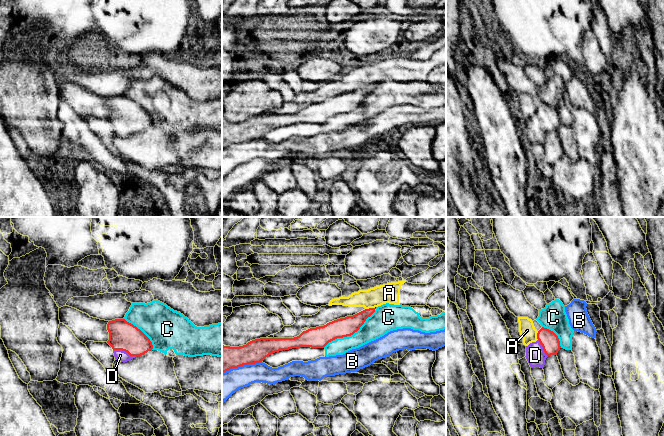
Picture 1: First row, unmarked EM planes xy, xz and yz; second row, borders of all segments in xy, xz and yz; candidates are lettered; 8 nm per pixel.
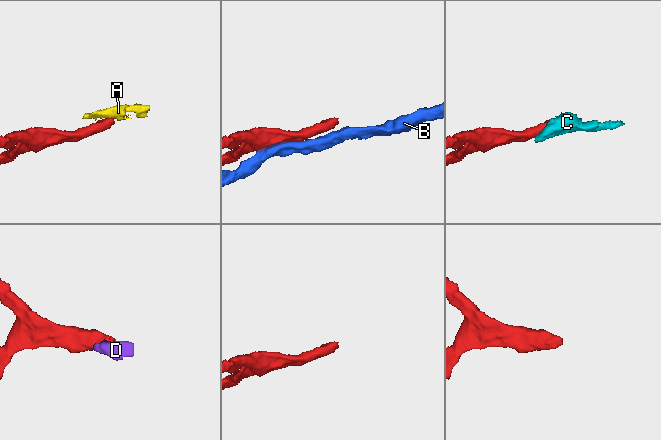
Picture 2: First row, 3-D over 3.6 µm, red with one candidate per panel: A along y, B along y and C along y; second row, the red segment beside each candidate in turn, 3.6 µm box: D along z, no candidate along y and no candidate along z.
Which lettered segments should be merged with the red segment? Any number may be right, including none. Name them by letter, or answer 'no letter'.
A, D

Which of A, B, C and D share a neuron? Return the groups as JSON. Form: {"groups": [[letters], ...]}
{"groups": [["A", "D"], ["B"], ["C"]]}

